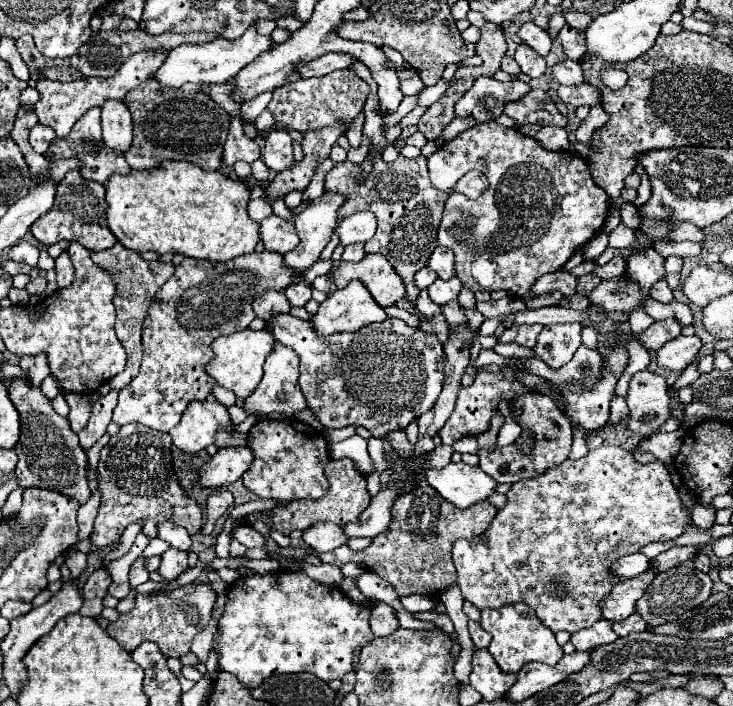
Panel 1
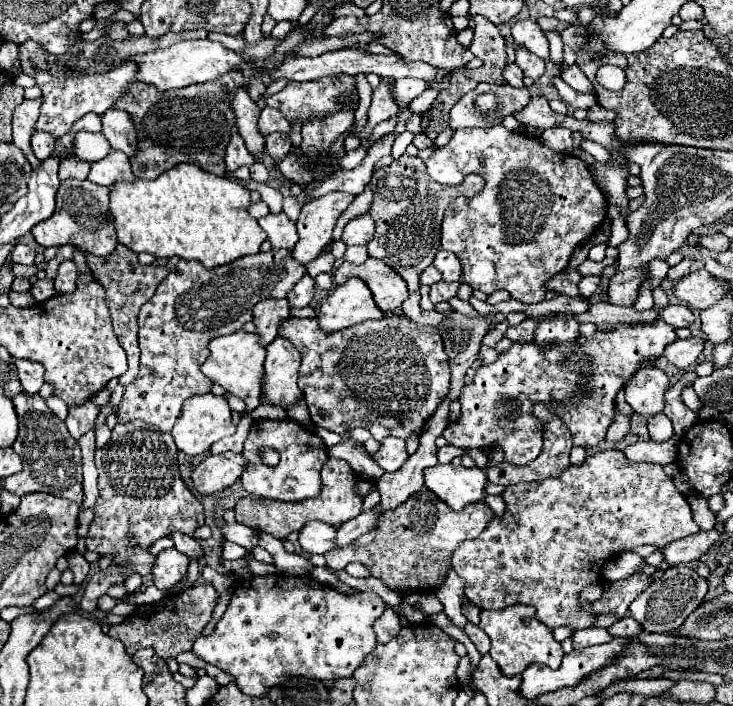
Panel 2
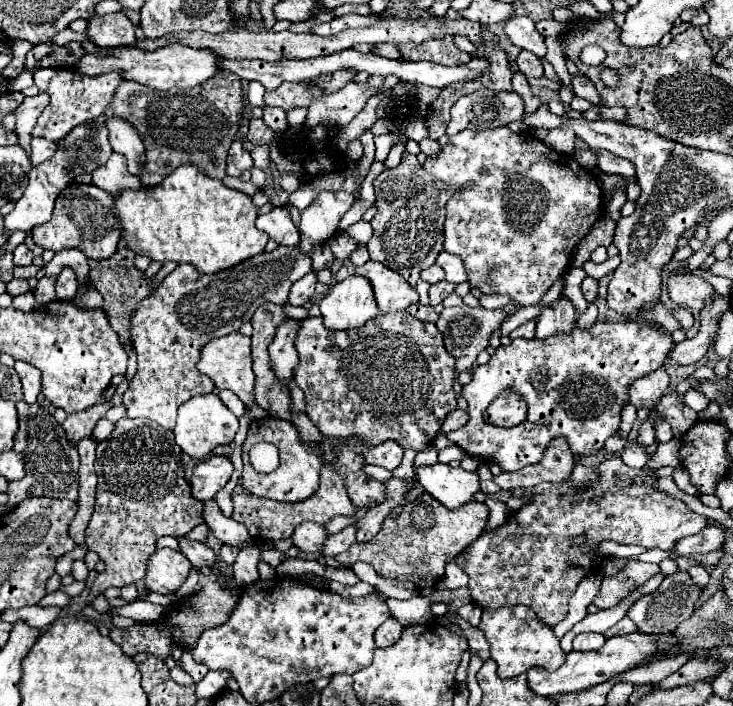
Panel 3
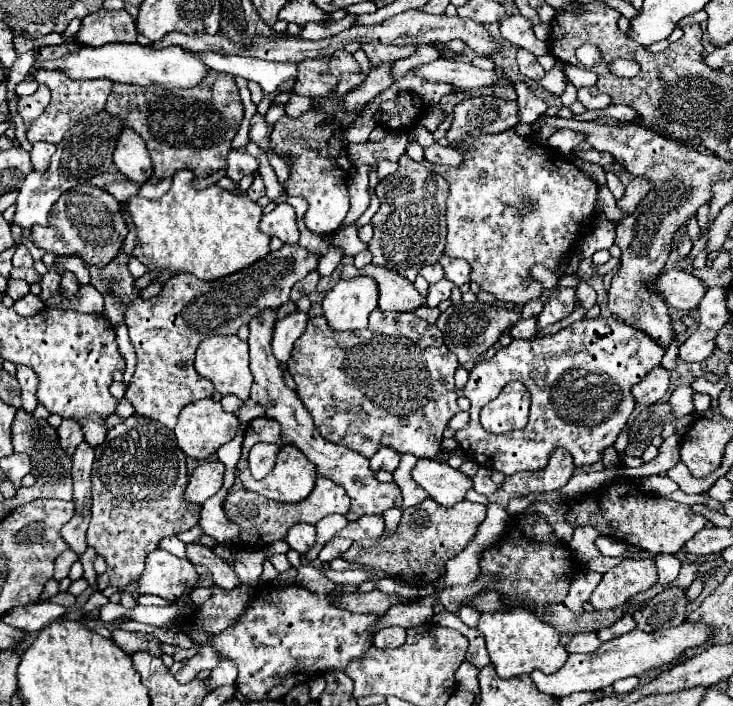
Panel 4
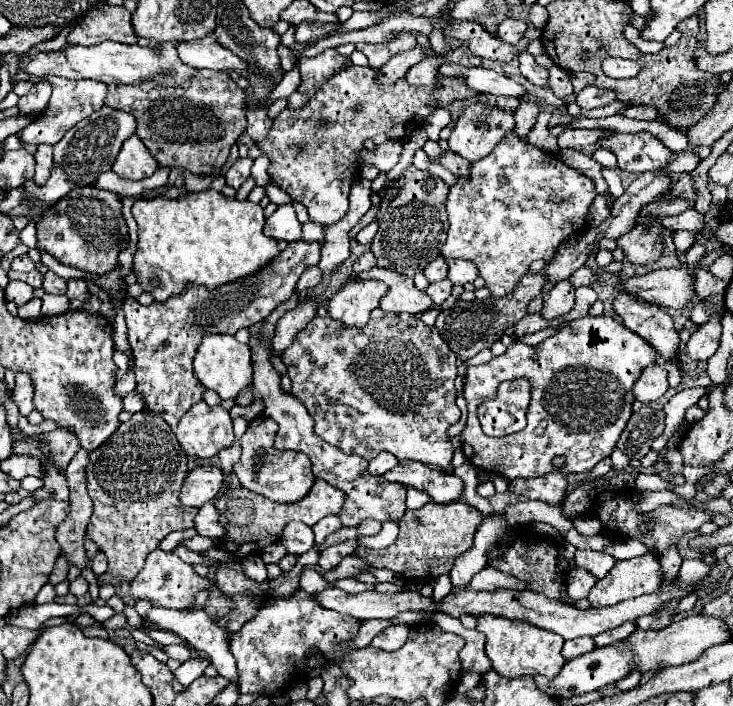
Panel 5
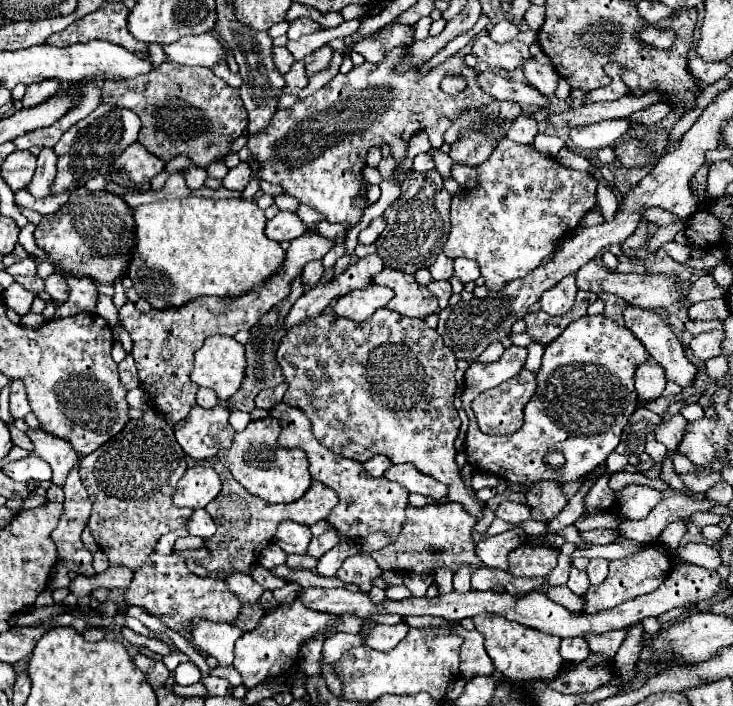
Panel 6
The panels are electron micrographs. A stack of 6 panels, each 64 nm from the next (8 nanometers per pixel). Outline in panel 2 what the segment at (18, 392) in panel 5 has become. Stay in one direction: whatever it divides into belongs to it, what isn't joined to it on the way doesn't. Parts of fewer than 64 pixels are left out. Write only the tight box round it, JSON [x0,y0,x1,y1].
[14,360,44,396]

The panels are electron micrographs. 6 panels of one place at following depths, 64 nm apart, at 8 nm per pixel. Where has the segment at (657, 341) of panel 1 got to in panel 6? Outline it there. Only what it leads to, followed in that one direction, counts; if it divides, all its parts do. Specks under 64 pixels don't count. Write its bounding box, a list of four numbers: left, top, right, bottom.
[462,316,648,484]

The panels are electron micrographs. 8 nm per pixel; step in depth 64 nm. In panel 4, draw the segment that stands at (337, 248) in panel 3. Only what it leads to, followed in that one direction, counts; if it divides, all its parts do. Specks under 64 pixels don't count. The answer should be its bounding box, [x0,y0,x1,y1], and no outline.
[334,226,368,256]

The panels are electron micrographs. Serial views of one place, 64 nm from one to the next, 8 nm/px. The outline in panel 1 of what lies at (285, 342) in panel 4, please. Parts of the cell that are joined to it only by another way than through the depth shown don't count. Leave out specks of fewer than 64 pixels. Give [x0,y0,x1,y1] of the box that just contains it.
[244,342,308,416]

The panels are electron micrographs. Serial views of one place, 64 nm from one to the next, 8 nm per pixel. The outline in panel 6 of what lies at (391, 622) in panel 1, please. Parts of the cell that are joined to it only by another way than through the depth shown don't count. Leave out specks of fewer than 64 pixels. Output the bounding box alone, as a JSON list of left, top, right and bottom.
[362,624,408,652]

